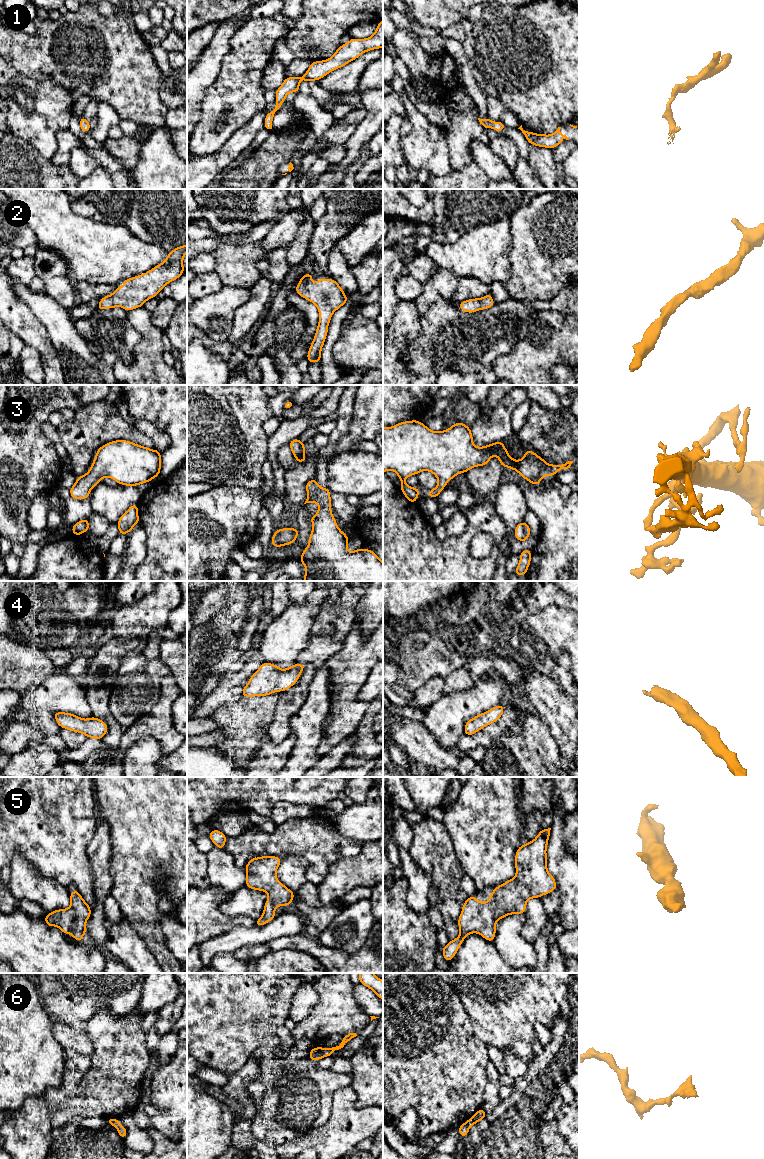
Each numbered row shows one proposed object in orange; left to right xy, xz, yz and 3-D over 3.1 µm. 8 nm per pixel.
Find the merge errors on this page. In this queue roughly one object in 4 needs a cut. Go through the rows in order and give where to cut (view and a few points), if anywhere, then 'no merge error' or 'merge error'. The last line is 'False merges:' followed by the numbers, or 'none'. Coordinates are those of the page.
1: no cut; no merge error
2: no cut; no merge error
3: no cut; no merge error
4: no cut; no merge error
5: no cut; no merge error
6: no cut; no merge error
False merges: none

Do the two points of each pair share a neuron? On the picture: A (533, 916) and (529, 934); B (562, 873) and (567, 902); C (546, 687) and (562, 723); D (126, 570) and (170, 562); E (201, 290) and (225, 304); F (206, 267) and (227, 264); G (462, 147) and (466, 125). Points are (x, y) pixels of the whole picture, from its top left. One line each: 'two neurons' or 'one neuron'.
A: one neuron
B: one neuron
C: one neuron
D: two neurons
E: two neurons
F: two neurons
G: one neuron

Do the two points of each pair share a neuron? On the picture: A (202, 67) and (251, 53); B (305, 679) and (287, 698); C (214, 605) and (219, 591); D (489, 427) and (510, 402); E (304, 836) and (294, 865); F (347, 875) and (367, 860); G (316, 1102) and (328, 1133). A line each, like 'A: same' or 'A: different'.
A: different
B: same
C: same
D: same
E: different
F: same
G: different

